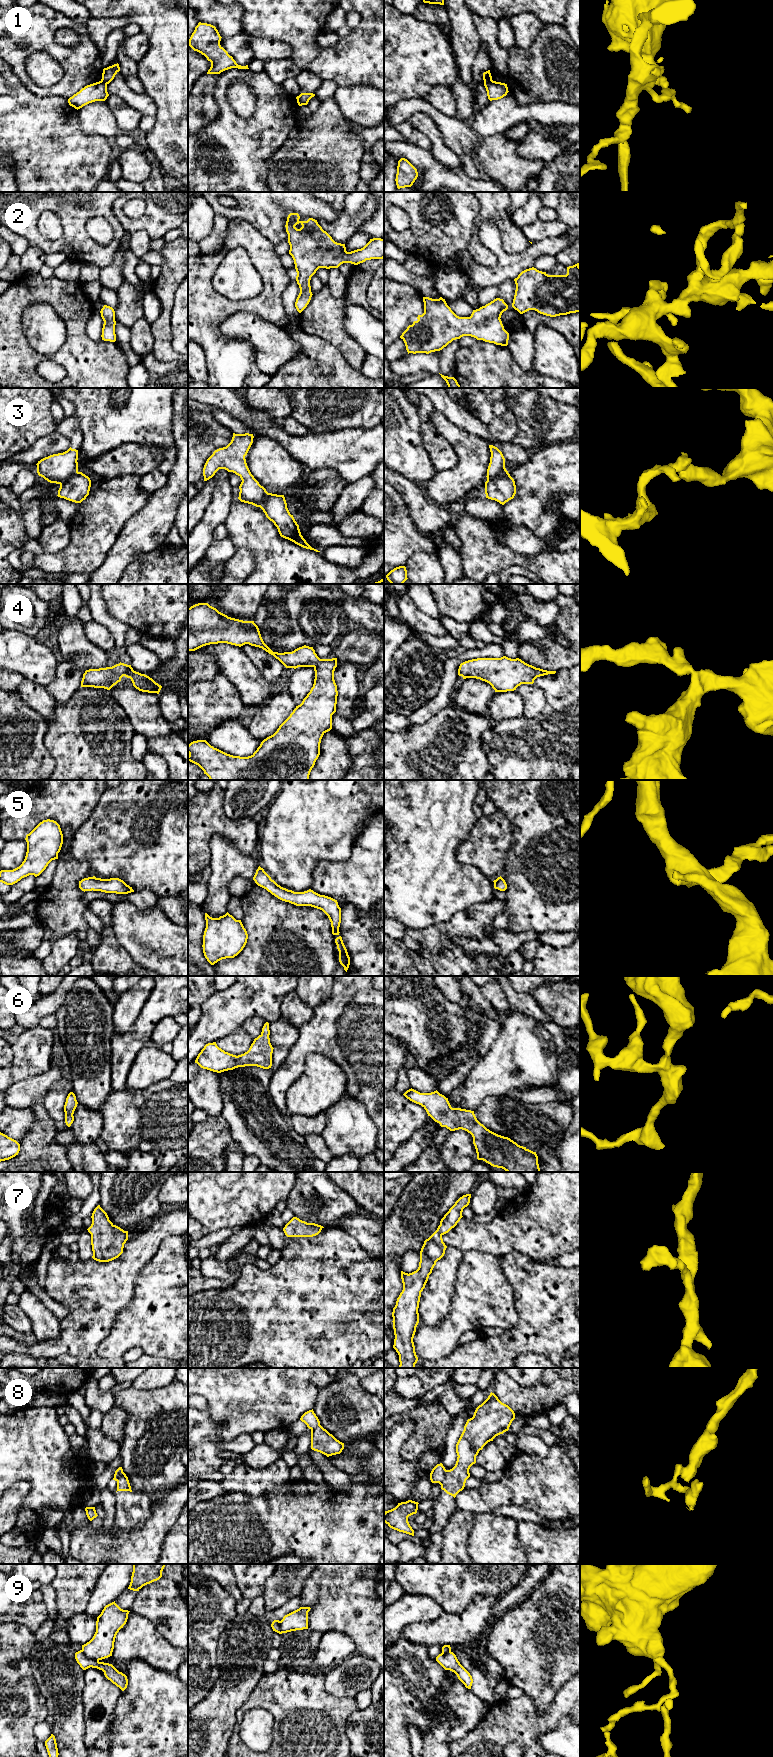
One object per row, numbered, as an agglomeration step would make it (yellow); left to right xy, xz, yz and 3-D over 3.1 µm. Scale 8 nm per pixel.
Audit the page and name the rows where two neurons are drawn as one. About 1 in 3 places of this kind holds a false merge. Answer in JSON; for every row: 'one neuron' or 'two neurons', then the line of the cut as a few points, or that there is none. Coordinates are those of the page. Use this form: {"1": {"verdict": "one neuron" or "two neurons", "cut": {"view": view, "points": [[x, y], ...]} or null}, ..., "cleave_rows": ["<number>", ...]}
{"1": {"verdict": "two neurons", "cut": {"view": "yz", "points": [[492, 80], [484, 82]]}}, "2": {"verdict": "one neuron", "cut": null}, "3": {"verdict": "two neurons", "cut": {"view": "yz", "points": [[506, 470], [487, 481]]}}, "4": {"verdict": "one neuron", "cut": null}, "5": {"verdict": "one neuron", "cut": null}, "6": {"verdict": "one neuron", "cut": null}, "7": {"verdict": "one neuron", "cut": null}, "8": {"verdict": "two neurons", "cut": {"view": "yz", "points": [[446, 1470], [444, 1478], [439, 1483]]}}, "9": {"verdict": "two neurons", "cut": {"view": "xy", "points": [[81, 1650], [88, 1657], [98, 1661]]}}, "cleave_rows": ["1", "3", "8", "9"]}

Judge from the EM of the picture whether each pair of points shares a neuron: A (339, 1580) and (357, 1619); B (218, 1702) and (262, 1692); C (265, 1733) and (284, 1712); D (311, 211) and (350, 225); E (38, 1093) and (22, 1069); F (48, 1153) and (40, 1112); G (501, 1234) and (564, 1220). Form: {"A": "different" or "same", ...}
{"A": "same", "B": "different", "C": "different", "D": "different", "E": "different", "F": "same", "G": "same"}

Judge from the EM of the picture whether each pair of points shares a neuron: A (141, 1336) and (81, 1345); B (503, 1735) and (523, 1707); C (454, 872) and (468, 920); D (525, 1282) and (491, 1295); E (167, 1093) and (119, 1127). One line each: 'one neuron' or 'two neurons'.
A: two neurons
B: one neuron
C: two neurons
D: two neurons
E: one neuron

